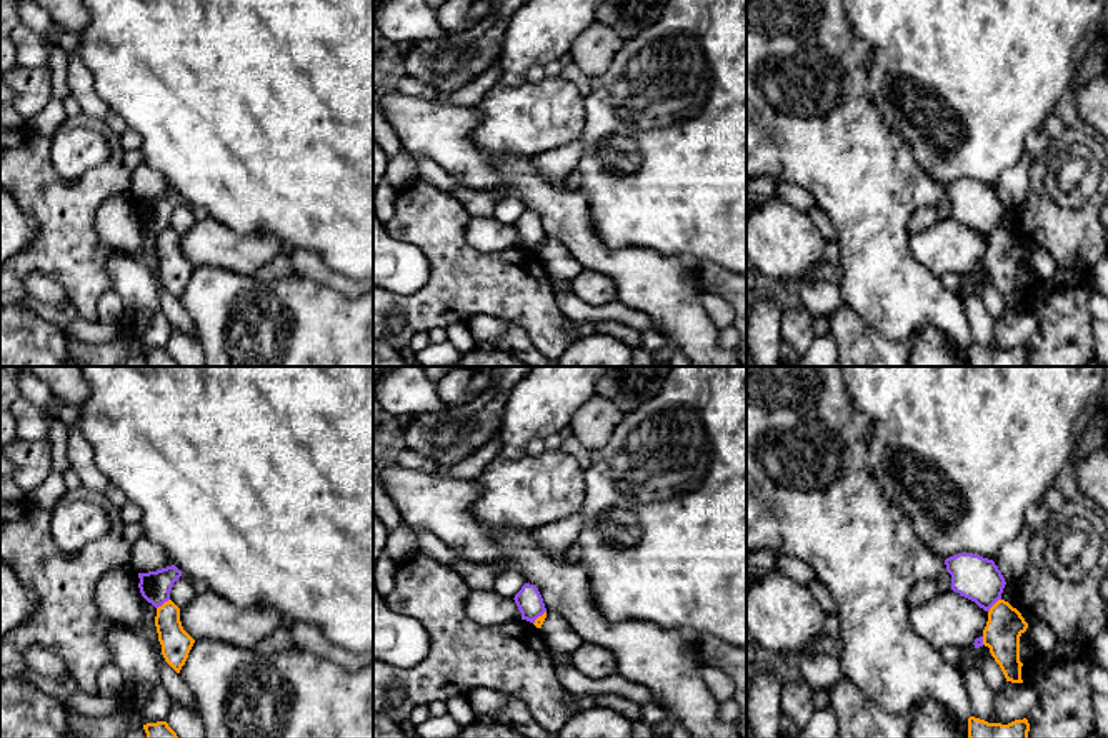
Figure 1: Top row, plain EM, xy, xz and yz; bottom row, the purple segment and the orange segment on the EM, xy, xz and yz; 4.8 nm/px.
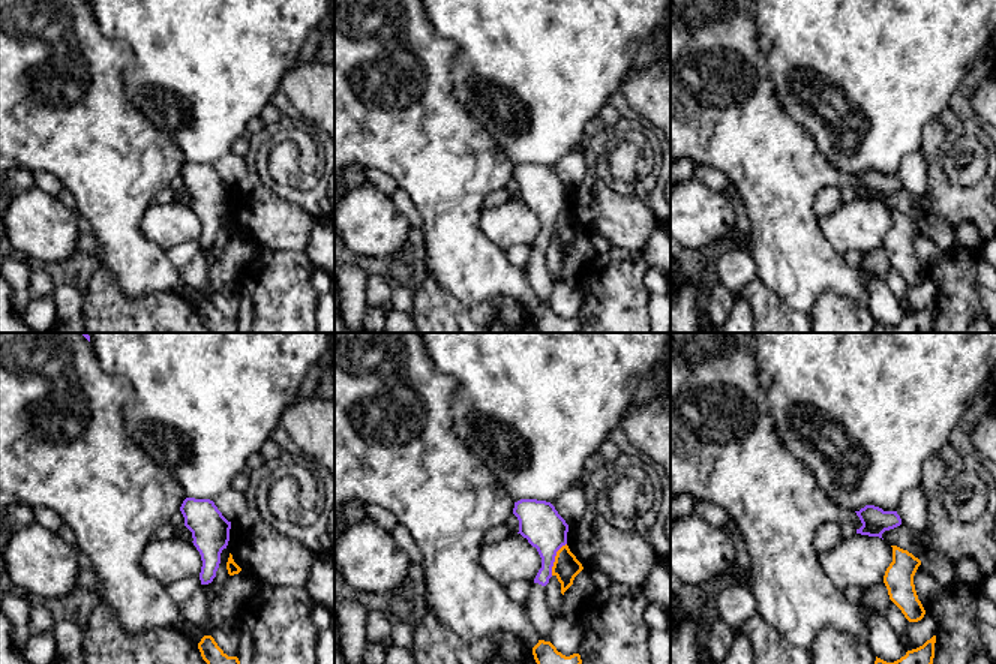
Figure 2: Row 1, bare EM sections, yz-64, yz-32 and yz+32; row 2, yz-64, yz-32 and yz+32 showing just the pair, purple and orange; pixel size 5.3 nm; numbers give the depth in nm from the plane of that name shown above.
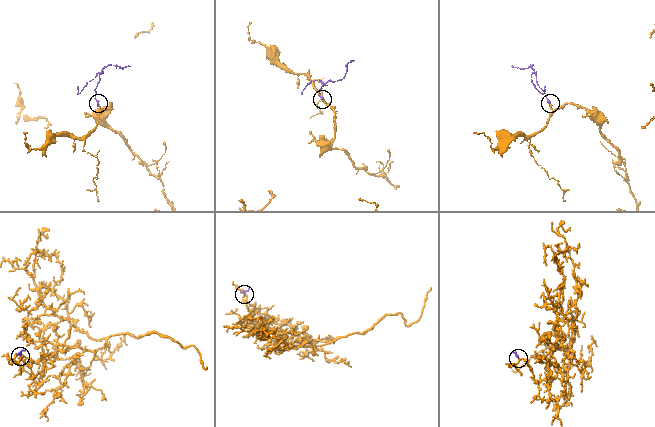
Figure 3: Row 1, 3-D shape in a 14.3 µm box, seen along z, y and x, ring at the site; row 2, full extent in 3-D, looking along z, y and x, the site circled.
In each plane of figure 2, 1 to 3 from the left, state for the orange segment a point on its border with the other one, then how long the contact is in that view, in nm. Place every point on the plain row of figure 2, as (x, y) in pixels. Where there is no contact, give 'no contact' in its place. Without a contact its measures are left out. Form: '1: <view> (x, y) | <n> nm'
1: no contact
2: yz-32 (554, 224) | 190 nm
3: no contact

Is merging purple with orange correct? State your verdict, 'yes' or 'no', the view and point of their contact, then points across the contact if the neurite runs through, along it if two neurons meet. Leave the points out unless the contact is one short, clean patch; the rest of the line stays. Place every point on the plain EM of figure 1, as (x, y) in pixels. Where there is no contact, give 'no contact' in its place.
no; contact yz (993, 230); border yz (1000, 225), (988, 239)

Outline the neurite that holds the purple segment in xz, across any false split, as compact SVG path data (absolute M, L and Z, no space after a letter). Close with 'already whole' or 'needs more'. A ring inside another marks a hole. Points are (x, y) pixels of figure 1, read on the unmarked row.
M525 210L513 227L522 240L522 247L530 250L535 250L535 247L547 238L543 225L535 212Z | already whole

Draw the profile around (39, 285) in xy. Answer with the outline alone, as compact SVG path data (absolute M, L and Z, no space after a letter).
M33 272L25 278L23 297L32 297L47 305L65 305L68 303L68 295L63 287L52 277Z

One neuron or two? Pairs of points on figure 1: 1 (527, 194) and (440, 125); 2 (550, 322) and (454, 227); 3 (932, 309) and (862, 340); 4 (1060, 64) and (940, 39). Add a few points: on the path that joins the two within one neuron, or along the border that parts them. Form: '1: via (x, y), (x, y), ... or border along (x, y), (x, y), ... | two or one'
1: via (505, 177), (487, 174), (460, 147) | one
2: via (522, 297), (510, 285), (494, 284), (465, 255) | one
3: border along (848, 305), (890, 340), (908, 337) | two
4: via (1030, 59), (997, 39), (970, 39) | one

